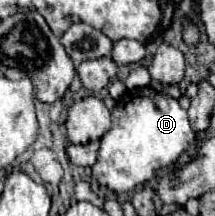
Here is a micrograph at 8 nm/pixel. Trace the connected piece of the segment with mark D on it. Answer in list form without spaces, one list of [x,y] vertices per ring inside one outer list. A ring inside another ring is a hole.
[[[152,88],[128,90],[112,108],[112,128],[100,140],[100,154],[92,166],[92,176],[116,194],[134,190],[138,184],[148,182],[158,168],[174,164],[195,138],[188,112],[178,100]]]

